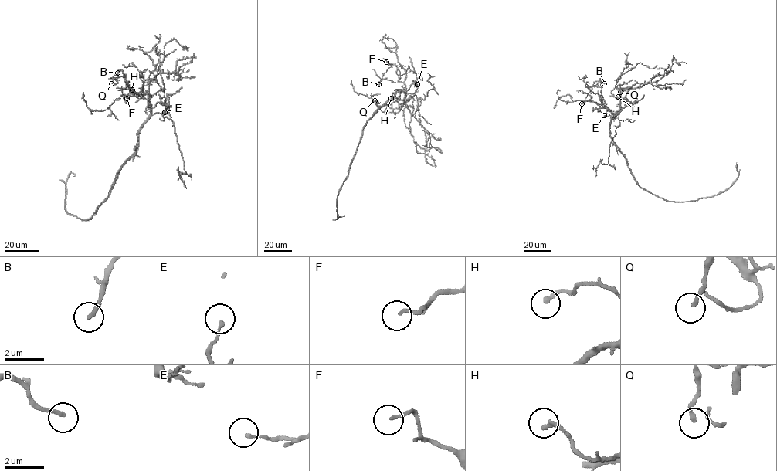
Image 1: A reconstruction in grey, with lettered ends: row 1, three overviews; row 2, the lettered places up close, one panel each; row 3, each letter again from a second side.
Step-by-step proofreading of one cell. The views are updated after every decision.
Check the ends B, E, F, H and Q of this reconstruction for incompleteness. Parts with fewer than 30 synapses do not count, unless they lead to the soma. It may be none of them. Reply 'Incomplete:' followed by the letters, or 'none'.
Incomplete: none

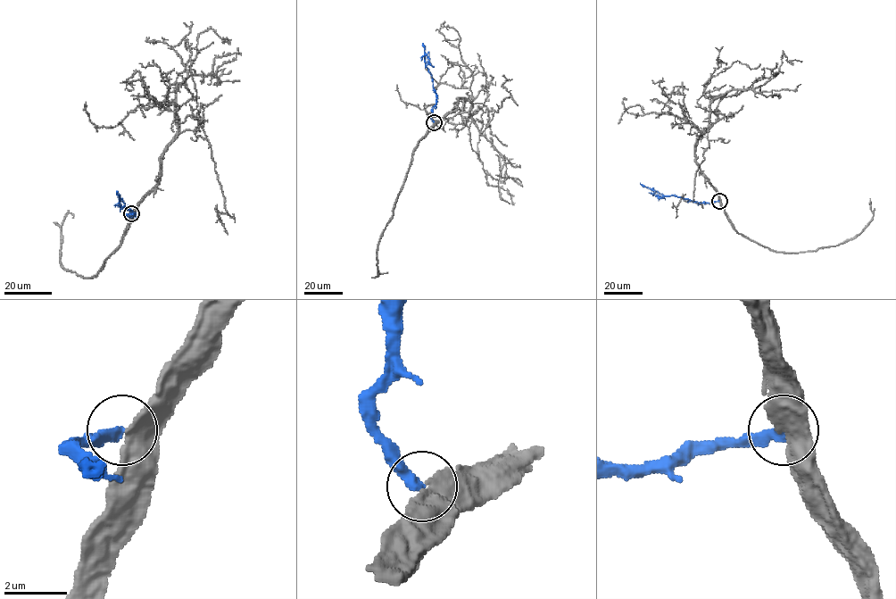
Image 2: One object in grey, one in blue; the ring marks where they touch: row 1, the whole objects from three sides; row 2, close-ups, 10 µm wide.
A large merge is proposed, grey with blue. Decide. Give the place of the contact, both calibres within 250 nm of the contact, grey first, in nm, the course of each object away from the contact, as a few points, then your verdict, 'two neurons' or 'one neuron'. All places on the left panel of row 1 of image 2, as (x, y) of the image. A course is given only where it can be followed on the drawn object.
(131, 213) | 600/360 nm | grey via (131, 212), (157, 182), (162, 153), (177, 131), (174, 84), (195, 57), (197, 36), (211, 29), (230, 39) | blue via (131, 212), (128, 214), (134, 214), (128, 206), (121, 206), (116, 191) | two neurons

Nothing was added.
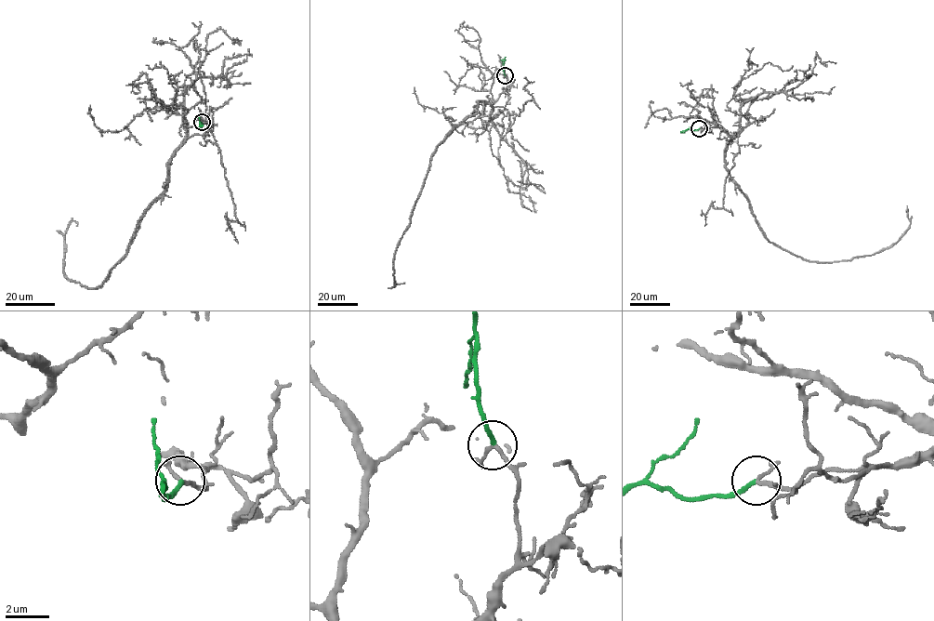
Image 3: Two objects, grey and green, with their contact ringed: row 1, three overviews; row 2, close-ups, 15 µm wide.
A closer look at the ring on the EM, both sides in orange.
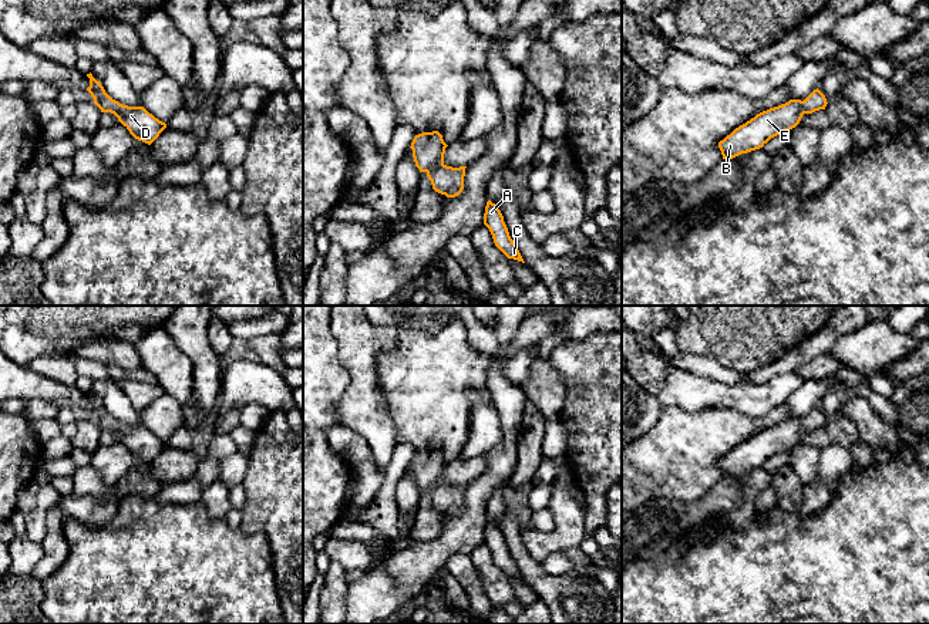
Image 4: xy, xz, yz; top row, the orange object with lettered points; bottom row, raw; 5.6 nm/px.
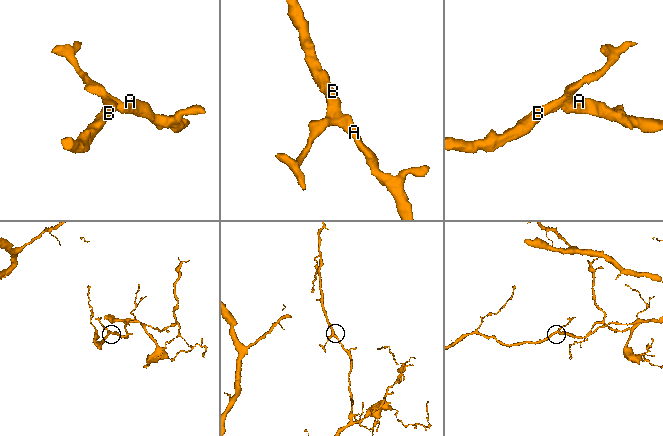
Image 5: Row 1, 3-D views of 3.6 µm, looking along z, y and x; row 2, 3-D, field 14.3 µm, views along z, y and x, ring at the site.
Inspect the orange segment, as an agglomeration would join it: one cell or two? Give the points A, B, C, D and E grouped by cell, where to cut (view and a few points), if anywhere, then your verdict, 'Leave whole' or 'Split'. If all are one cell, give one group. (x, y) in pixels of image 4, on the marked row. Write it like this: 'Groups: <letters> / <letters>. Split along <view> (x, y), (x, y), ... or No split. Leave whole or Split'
Groups: A B C D E. No split. Leave whole

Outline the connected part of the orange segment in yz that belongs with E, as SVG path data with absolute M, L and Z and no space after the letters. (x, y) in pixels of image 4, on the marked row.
M817 88L804 101L790 99L757 114L718 142L723 159L763 148L771 138L795 128L804 114L825 109L827 104L825 95Z

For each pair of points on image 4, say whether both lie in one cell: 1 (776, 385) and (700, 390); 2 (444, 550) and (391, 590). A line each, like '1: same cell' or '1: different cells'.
1: same cell
2: same cell

